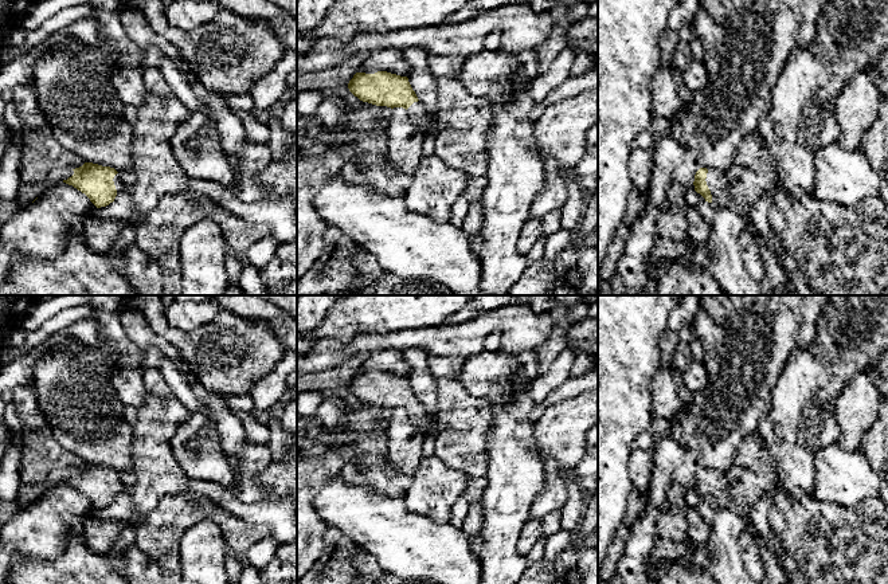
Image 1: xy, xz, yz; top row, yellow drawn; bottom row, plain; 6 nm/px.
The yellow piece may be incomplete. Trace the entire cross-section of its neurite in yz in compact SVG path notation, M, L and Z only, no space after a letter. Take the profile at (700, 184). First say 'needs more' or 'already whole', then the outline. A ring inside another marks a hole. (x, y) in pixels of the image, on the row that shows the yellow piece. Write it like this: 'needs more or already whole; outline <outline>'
needs more; outline M700 168L695 175L695 191L715 207L735 207L735 195L724 172Z

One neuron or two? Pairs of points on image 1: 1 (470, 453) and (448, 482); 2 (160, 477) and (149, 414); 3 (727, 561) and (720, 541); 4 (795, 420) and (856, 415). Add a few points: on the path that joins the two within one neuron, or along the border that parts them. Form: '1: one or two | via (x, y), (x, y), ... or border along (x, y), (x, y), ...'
1: two | border along (434, 455), (449, 466), (464, 471), (470, 478)
2: one | via (153, 461), (152, 430)
3: one | via (724, 556), (723, 547)
4: two | border along (844, 387), (834, 400), (834, 442)

